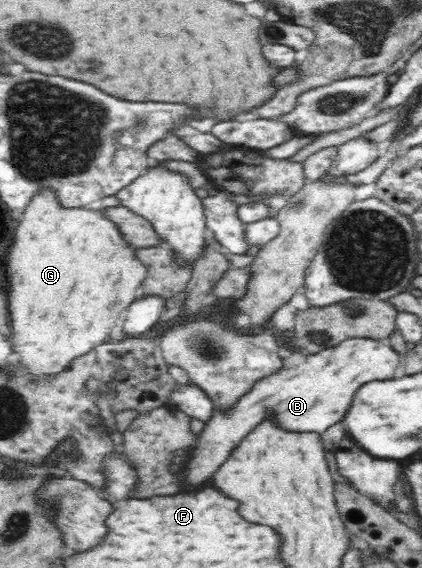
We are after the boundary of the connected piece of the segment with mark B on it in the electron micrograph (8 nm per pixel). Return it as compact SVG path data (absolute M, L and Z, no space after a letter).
M350 338L338 346L326 347L312 355L304 351L287 353L282 370L276 370L276 374L271 374L270 377L260 378L260 382L255 382L256 386L240 397L226 412L214 411L210 414L203 430L196 436L196 444L189 455L192 458L188 460L184 470L184 482L188 484L188 488L194 490L198 490L200 486L208 486L212 474L220 468L220 462L224 462L224 458L232 454L232 448L237 447L245 439L244 436L266 418L266 414L272 414L274 422L285 431L321 435L332 424L340 422L340 418L344 418L344 414L348 412L348 402L353 401L353 396L361 386L367 382L394 378L398 364L400 355L387 342L370 338Z

